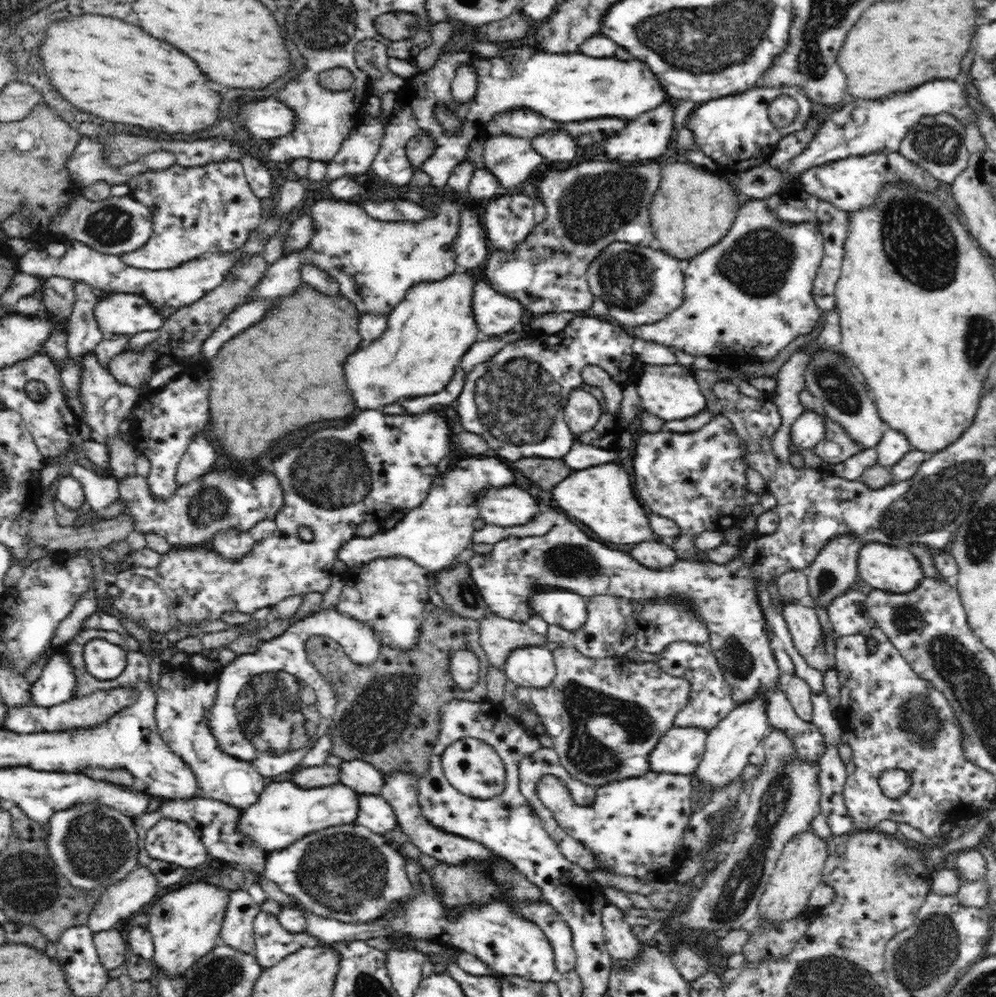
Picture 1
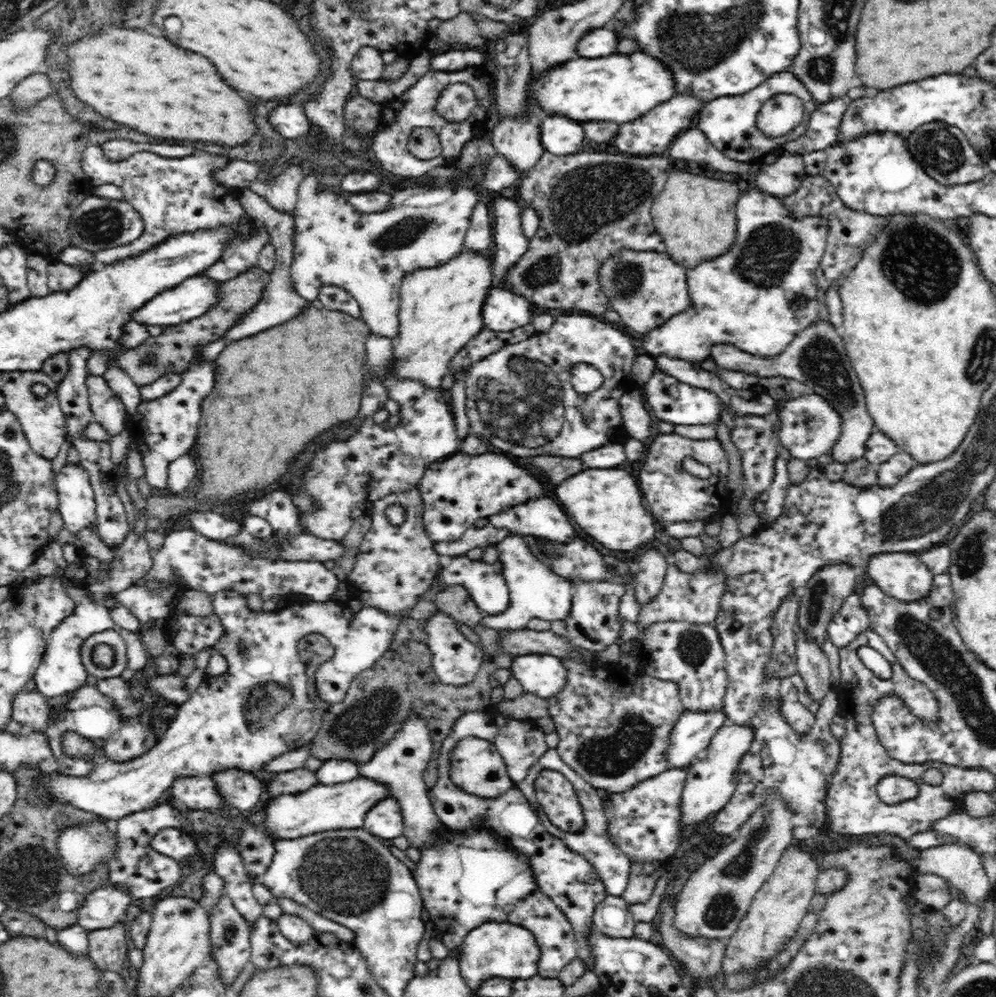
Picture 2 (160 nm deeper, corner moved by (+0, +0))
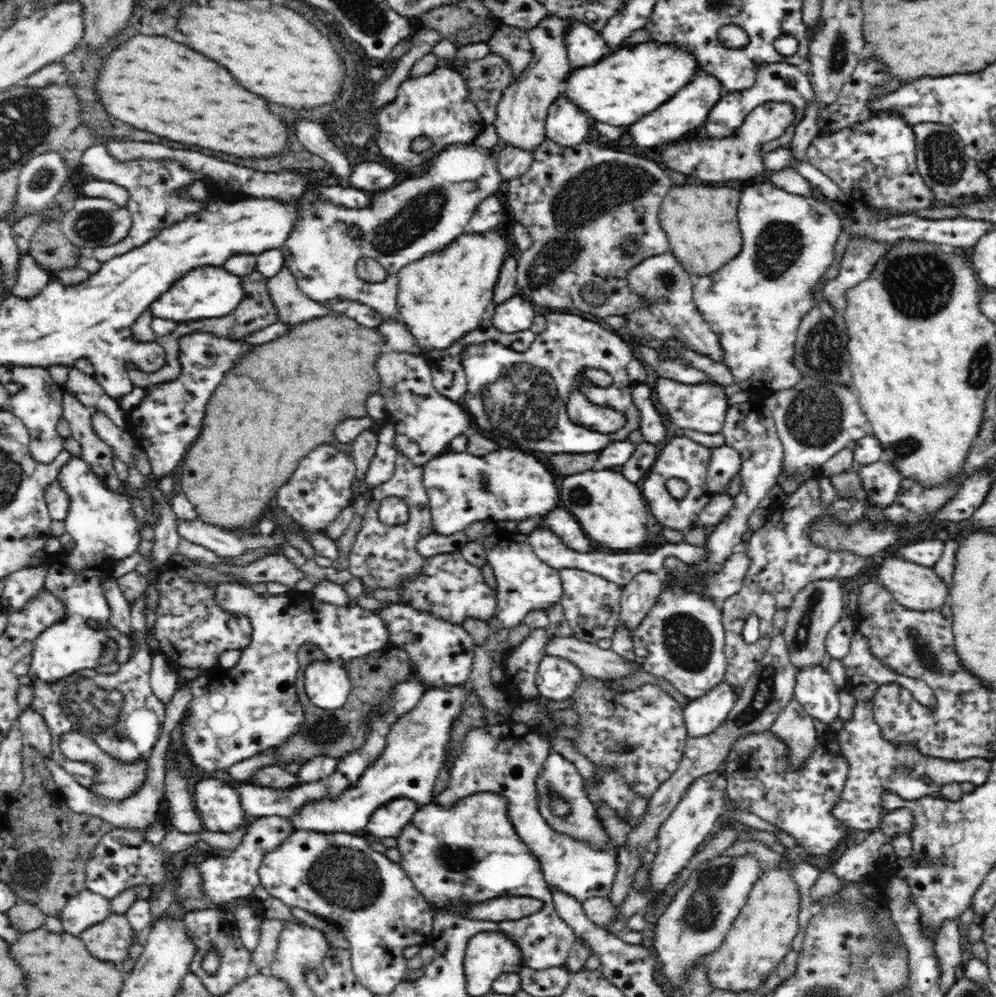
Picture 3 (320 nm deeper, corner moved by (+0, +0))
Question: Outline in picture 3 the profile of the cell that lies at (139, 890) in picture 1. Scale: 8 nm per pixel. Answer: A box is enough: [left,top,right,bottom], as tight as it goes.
[59,888,112,936]

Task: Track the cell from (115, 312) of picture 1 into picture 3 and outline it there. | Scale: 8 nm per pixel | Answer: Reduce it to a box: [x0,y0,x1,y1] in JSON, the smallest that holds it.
[150,266,245,324]

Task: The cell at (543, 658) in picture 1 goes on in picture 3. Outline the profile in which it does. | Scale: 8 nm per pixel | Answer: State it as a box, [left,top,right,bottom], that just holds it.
[535,655,583,701]

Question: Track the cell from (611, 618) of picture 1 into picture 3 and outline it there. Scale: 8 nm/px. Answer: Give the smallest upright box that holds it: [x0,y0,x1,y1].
[558,568,623,643]

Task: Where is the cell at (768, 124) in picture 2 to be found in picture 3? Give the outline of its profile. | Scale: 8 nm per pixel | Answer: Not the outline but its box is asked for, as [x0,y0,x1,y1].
[658,102,796,184]

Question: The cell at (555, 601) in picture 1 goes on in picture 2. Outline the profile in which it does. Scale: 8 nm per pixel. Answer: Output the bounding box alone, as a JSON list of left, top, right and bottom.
[482,533,574,631]

